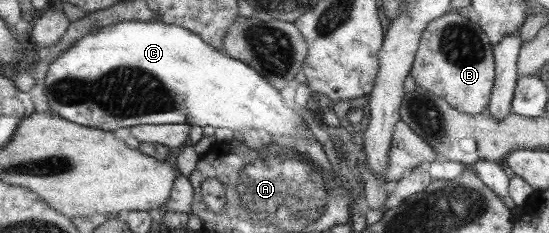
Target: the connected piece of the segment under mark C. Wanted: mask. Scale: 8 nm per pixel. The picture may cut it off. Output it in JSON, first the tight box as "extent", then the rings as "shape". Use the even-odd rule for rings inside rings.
{"extent":[42,21,312,137],"shape":[[[121,21],[117,25],[109,25],[101,28],[96,34],[86,36],[79,39],[71,49],[67,49],[59,59],[54,62],[42,72],[42,79],[45,83],[46,94],[50,101],[50,106],[53,109],[53,114],[60,115],[62,118],[67,118],[67,121],[75,122],[79,125],[87,127],[118,131],[120,128],[127,129],[128,127],[147,124],[147,125],[161,125],[161,124],[187,124],[197,125],[197,127],[225,127],[239,136],[244,132],[253,129],[255,132],[262,132],[271,135],[288,135],[295,137],[298,133],[312,134],[311,131],[305,127],[304,119],[297,115],[294,108],[289,109],[287,105],[283,105],[277,89],[274,88],[259,74],[252,66],[248,66],[246,62],[239,61],[236,58],[227,56],[219,50],[216,50],[209,43],[205,43],[197,34],[191,33],[191,30],[183,29],[179,25],[167,25],[161,21]]]}

